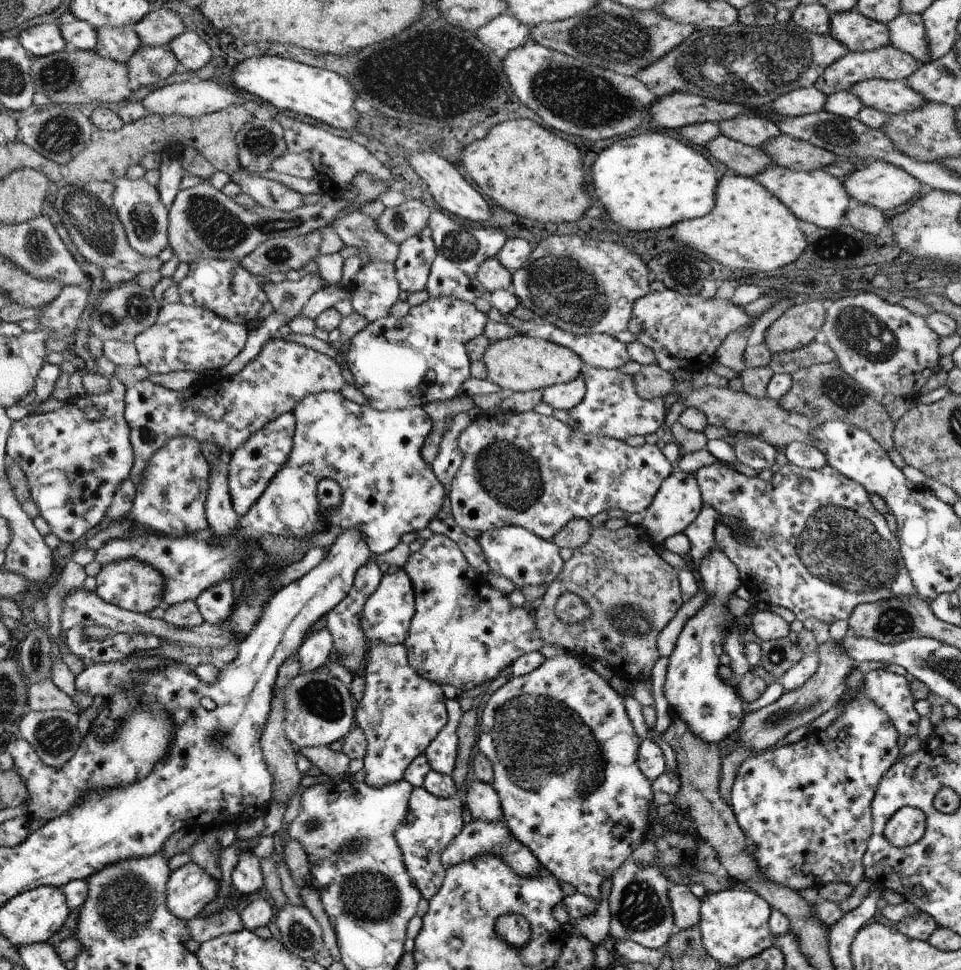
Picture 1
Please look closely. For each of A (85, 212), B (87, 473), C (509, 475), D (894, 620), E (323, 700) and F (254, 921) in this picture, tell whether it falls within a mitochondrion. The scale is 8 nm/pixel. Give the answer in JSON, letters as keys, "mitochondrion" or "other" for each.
{"A":"mitochondrion","B":"mitochondrion","C":"mitochondrion","D":"mitochondrion","E":"mitochondrion","F":"other"}

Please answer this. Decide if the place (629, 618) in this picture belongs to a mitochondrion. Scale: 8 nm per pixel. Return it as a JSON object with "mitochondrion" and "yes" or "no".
{"mitochondrion":"yes"}

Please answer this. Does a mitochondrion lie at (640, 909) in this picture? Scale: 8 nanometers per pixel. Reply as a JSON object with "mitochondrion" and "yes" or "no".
{"mitochondrion":"yes"}

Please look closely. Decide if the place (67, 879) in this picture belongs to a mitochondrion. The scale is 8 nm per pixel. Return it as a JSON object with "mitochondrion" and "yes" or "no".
{"mitochondrion":"no"}

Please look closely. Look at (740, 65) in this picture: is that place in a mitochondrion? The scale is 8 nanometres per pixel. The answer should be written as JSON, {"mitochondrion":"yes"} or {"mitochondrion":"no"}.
{"mitochondrion":"yes"}

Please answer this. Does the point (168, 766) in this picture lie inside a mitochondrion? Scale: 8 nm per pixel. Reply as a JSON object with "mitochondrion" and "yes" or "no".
{"mitochondrion":"no"}

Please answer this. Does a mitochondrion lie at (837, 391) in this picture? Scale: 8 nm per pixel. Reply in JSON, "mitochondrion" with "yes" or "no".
{"mitochondrion":"yes"}

